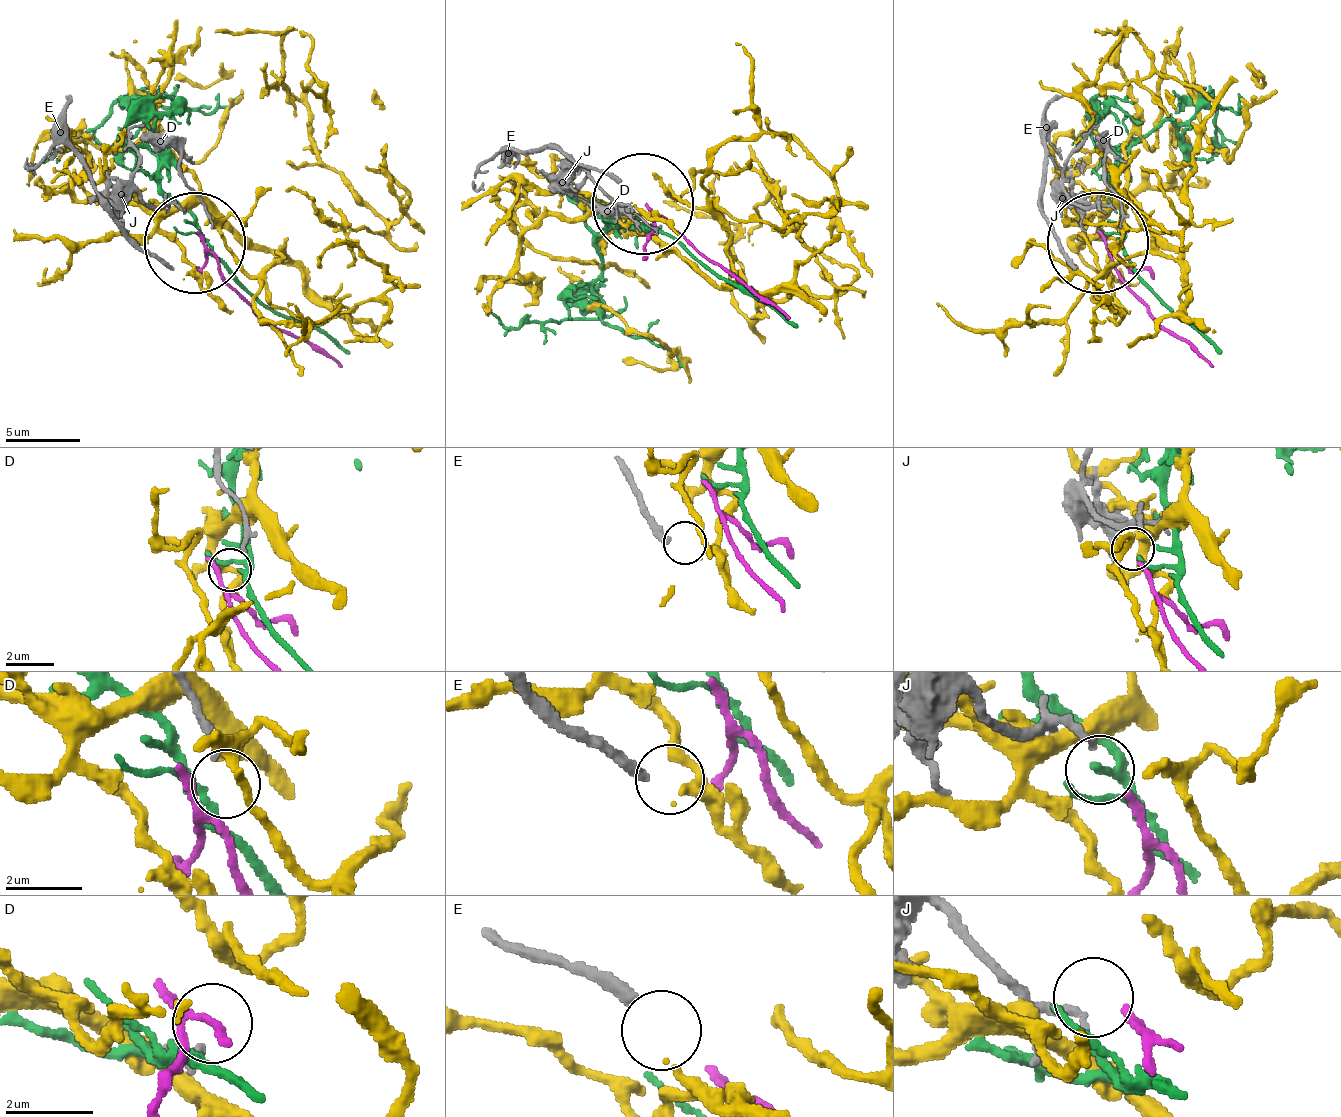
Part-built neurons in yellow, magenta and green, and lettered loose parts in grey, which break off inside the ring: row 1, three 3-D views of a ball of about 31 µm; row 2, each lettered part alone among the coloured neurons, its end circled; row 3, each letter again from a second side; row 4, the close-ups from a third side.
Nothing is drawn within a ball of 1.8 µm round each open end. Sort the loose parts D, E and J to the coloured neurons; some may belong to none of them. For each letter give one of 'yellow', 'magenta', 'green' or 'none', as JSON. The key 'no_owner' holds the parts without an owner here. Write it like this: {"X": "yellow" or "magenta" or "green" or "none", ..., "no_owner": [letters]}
{"D": "none", "E": "none", "J": "magenta", "no_owner": ["D", "E"]}

